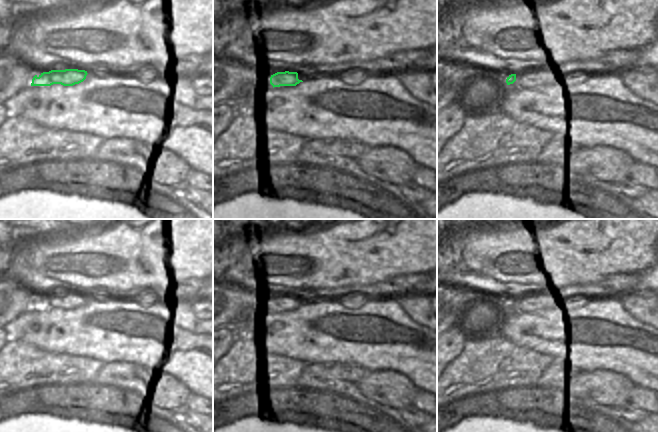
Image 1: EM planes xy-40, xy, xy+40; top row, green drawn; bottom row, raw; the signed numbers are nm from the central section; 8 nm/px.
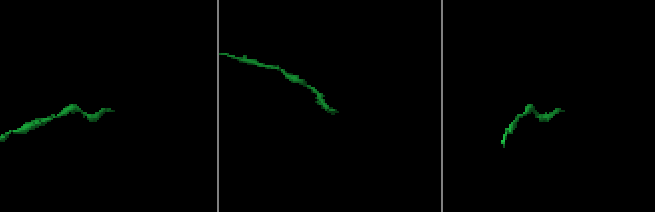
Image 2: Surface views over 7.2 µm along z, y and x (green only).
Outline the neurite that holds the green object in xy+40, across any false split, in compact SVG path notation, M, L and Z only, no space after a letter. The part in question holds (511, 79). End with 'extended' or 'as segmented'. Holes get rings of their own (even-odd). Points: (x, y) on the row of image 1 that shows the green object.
M519 72L511 74L507 77L506 83L509 88L514 90L523 90L525 88L533 88L546 81L546 76L541 72Z | extended

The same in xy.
M277 72L270 77L270 84L274 87L296 86L300 82L315 80L318 75L315 72Z | extended

